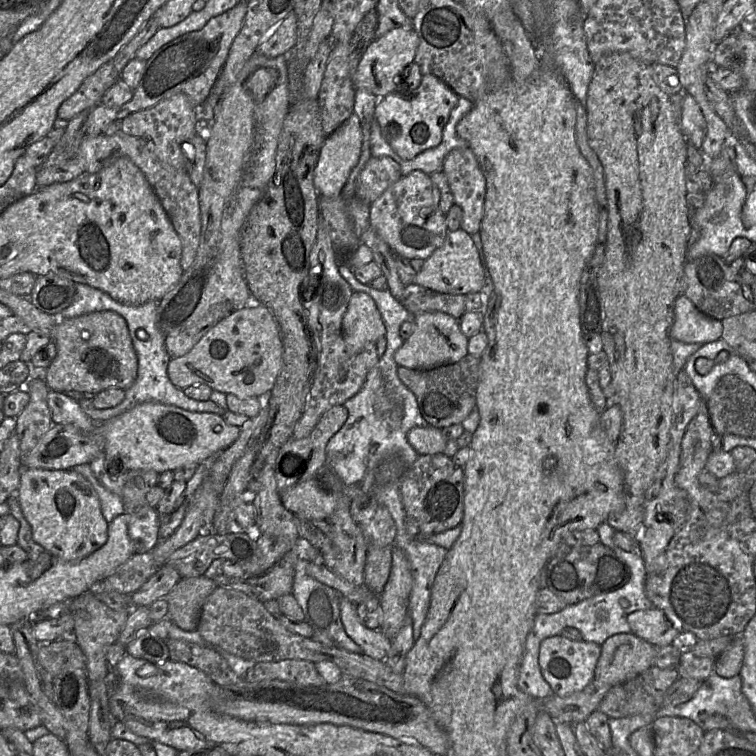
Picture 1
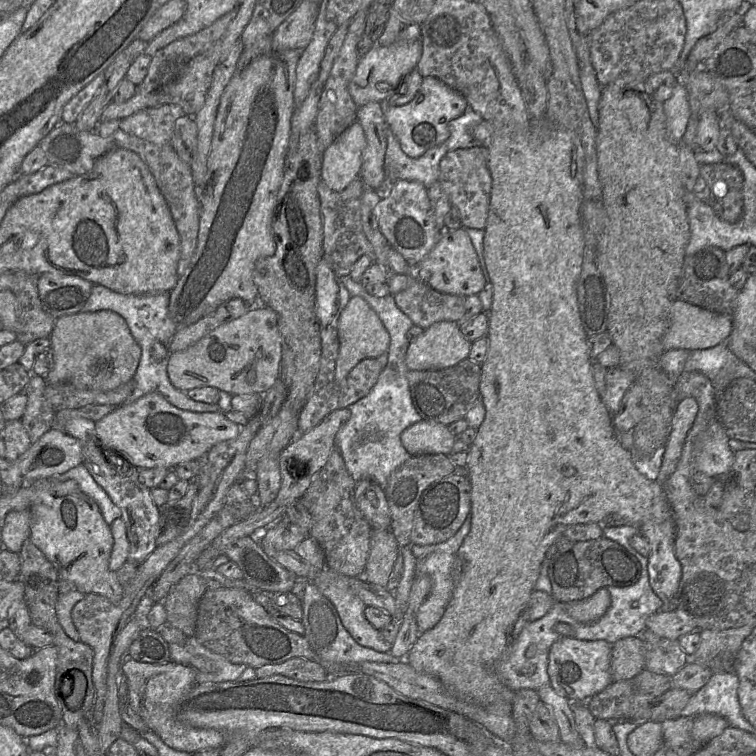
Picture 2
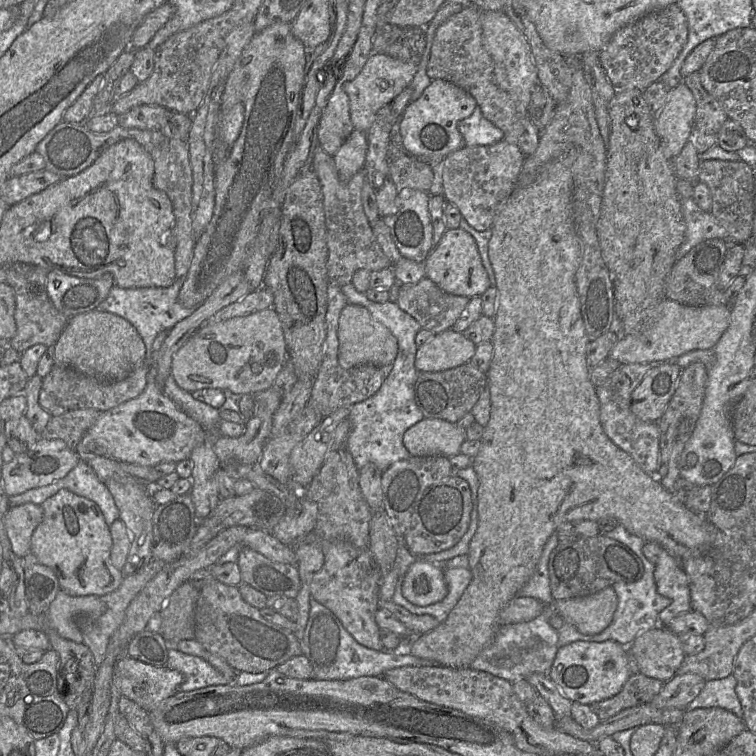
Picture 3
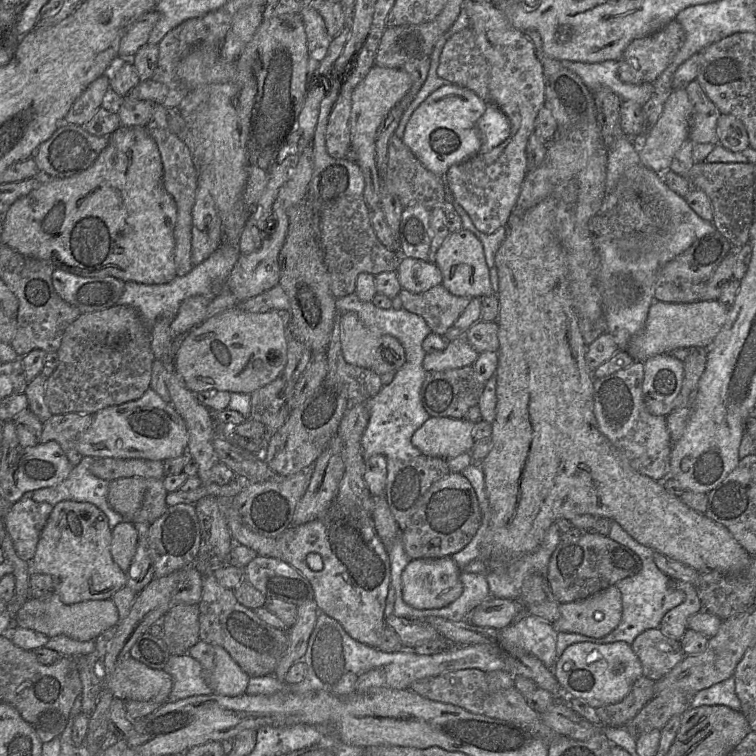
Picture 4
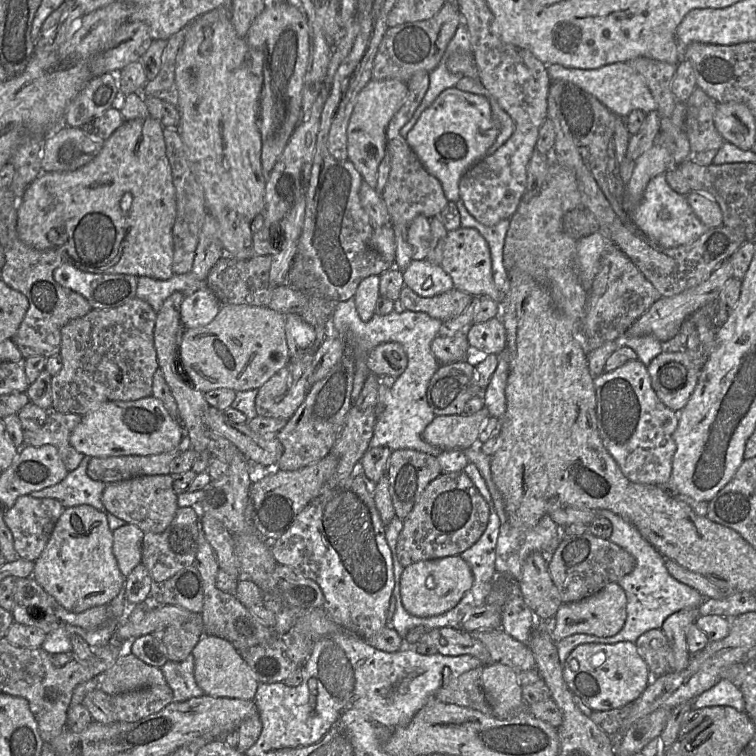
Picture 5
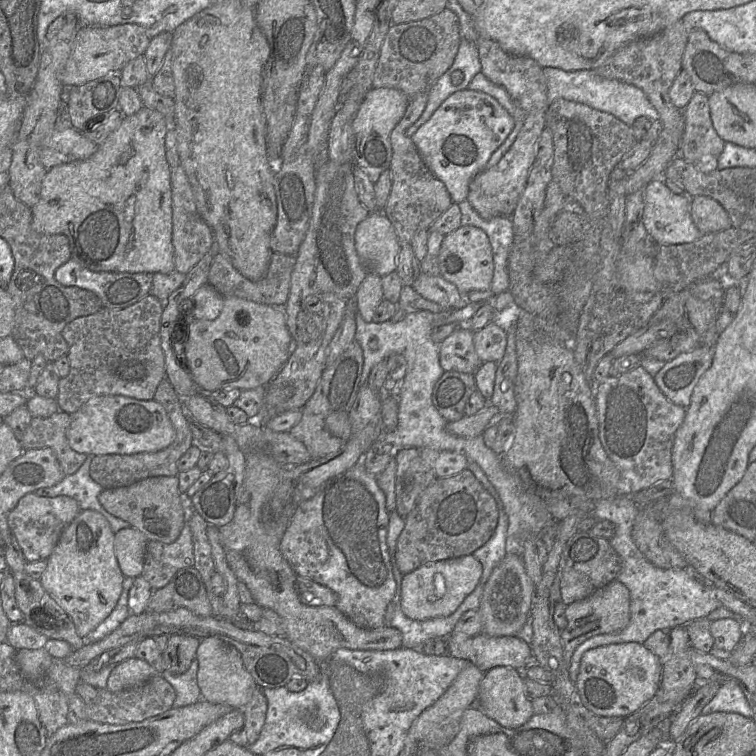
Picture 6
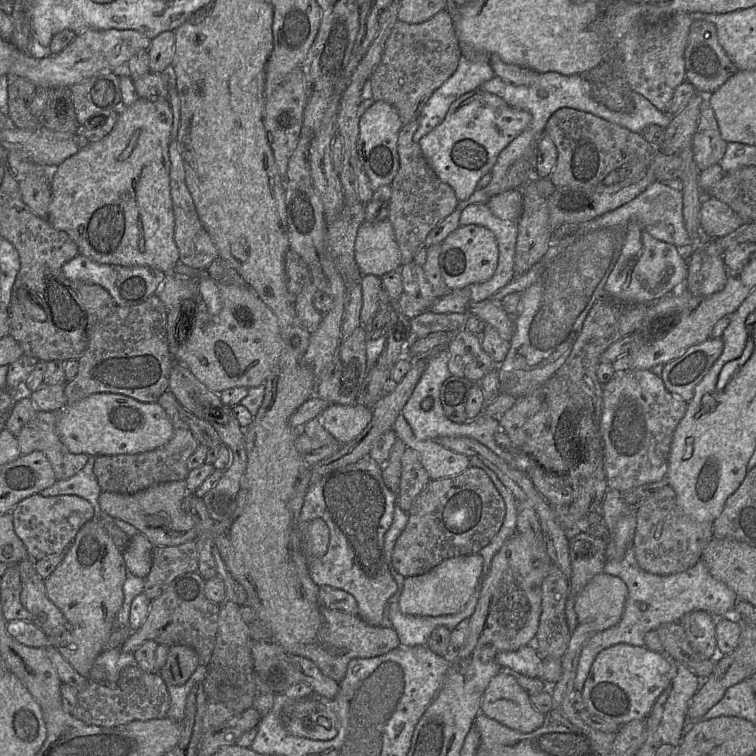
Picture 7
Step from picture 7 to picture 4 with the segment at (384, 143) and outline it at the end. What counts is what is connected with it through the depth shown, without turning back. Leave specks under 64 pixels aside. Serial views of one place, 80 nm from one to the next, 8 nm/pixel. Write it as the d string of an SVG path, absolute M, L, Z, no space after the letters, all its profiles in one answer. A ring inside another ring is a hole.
M376 64L352 93L350 113L350 151L353 161L360 167L365 181L364 200L371 210L380 206L380 176L376 164L376 132L388 112L406 95L411 86L409 74L400 68L385 68Z

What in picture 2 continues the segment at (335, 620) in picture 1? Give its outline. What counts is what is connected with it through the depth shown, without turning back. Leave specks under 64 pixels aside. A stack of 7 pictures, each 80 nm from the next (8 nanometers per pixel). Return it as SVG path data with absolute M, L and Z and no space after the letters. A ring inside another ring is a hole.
M309 581L306 584L300 601L303 611L301 622L305 628L304 637L316 653L319 663L326 668L328 677L347 674L341 668L355 666L362 662L398 663L406 661L406 659L397 659L390 652L377 652L358 644L343 626L335 606L319 591L313 582Z

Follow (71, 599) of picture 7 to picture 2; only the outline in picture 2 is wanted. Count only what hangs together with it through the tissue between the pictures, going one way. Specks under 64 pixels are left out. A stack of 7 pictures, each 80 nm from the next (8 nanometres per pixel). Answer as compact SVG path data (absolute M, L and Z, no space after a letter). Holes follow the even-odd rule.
M57 478L37 479L27 486L35 491L35 499L29 507L31 513L30 540L45 557L54 564L60 580L71 582L83 594L95 593L104 596L111 603L118 604L123 596L123 586L115 571L109 569L113 548L110 526L104 520L98 505L84 494L75 480L60 481Z

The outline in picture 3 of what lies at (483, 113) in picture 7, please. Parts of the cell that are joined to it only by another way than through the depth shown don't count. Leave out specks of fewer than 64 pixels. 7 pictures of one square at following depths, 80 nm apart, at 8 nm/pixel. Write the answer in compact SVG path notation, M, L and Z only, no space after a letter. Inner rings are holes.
M433 79L417 100L409 102L398 121L402 148L426 162L443 162L447 155L465 146L457 125L476 107L474 97L463 88L442 79Z

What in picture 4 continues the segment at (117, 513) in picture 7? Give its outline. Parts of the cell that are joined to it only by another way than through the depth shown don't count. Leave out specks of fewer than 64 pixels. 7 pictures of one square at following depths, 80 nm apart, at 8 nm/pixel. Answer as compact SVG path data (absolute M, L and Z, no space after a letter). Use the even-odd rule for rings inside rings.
M127 477L109 482L107 499L125 521L151 525L168 508L167 494L161 479Z

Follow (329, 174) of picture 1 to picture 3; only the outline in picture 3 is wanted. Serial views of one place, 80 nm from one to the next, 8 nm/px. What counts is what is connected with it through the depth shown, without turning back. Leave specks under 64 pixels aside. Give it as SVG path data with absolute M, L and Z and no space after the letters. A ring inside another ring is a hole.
M354 129L339 150L332 156L341 182L347 182L364 167L367 135Z

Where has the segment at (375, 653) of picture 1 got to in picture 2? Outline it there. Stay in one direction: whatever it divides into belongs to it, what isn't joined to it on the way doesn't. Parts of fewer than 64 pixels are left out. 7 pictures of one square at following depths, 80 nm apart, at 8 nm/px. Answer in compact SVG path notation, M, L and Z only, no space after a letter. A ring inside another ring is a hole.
M325 567L311 582L332 602L343 626L358 644L377 652L389 652L391 644L387 643L380 631L366 619L366 604L350 586L349 580L355 578L357 577L349 577Z

